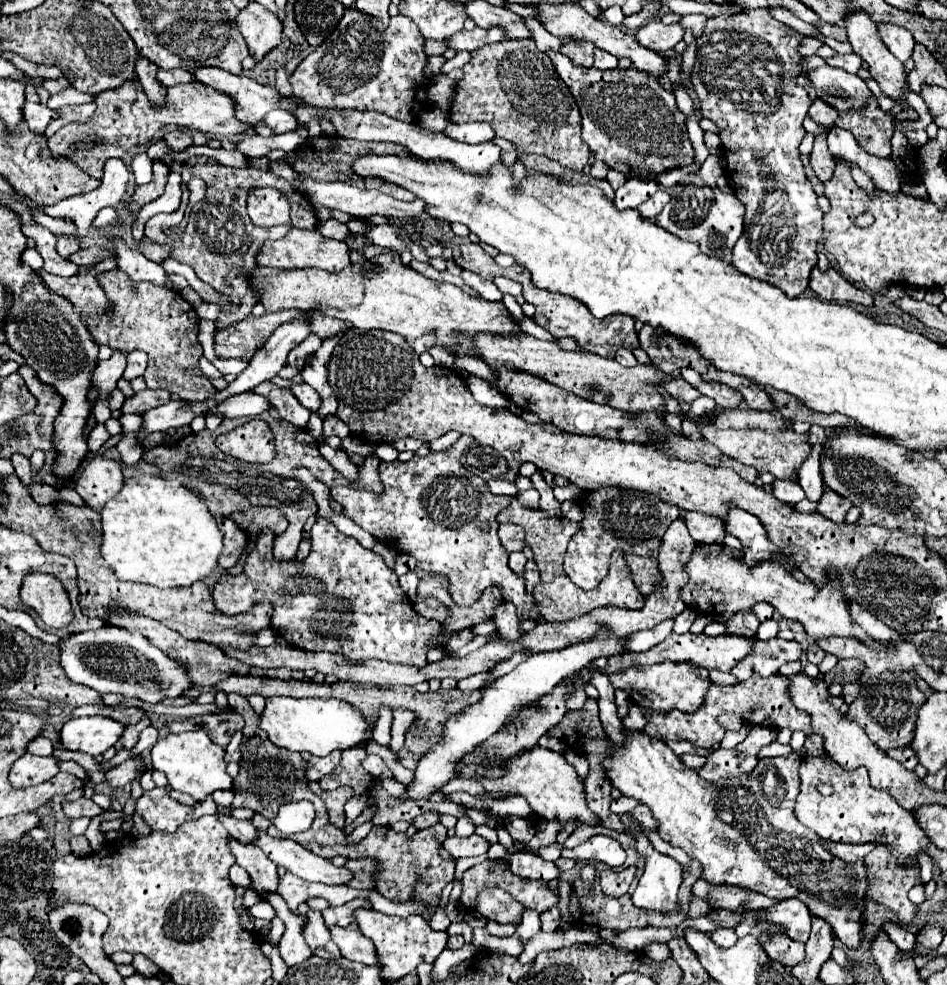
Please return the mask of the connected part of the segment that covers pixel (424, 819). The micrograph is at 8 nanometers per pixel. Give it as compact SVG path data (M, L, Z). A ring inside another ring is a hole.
M427 812L427 814L423 814L423 816L417 816L417 818L413 820L413 826L415 826L417 830L421 830L421 828L429 828L429 826L437 824L437 820L439 820L439 814L437 814L437 812Z

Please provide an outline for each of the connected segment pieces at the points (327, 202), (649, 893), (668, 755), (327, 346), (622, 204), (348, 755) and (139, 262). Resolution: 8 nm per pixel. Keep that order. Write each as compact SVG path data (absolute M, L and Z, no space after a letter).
M301 174L301 180L303 180L303 188L305 188L305 194L309 196L311 204L315 208L327 208L327 210L341 210L341 212L347 212L351 216L359 216L359 218L365 218L365 216L373 216L373 214L381 214L381 216L387 216L387 218L399 218L399 220L411 220L411 218L417 218L419 214L423 214L423 202L413 200L413 202L399 202L383 192L377 192L377 190L359 190L359 188L353 188L345 182L331 182L331 184L319 184L319 182L313 182L311 178L303 176Z
M621 814L621 820L623 820L627 832L635 836L635 846L637 846L637 850L643 854L643 858L647 862L645 872L643 872L643 876L641 876L641 880L639 880L635 892L633 892L633 904L639 906L639 908L649 908L649 910L659 910L659 912L673 912L673 910L677 910L677 892L679 892L679 886L681 886L681 866L679 866L679 862L675 862L669 856L659 854L651 846L651 842L647 840L645 834L631 832L629 826L635 824L631 814Z
M643 730L627 732L623 746L607 742L607 752L601 762L605 778L611 780L611 786L617 788L623 796L635 798L647 804L653 812L653 818L659 822L659 836L687 852L703 866L703 878L709 884L727 884L747 888L759 894L765 894L773 900L801 900L809 912L817 918L823 918L831 924L833 934L847 946L857 950L863 942L863 922L865 922L865 898L869 888L867 870L863 866L865 856L875 848L873 844L841 844L821 840L807 826L803 826L795 816L795 798L799 794L799 754L787 754L779 758L763 758L753 774L723 778L717 784L705 782L699 774L687 768L673 750L661 740L647 736Z
M337 334L337 336L333 336L333 338L323 340L323 346L315 352L315 356L309 360L309 364L301 370L301 378L303 378L311 388L315 388L315 390L321 394L323 404L321 404L321 408L317 410L317 414L321 416L321 420L327 418L329 414L335 414L335 408L337 408L337 400L333 398L333 390L331 390L331 386L329 386L329 382L327 382L327 364L329 364L329 360L331 360L331 352L333 352L333 348L335 348L335 344L337 344L339 338L341 338L341 336Z
M627 178L627 182L615 194L615 206L619 210L637 208L645 198L653 196L659 190L659 184L653 178Z
M351 748L345 750L341 754L341 762L339 766L327 774L325 778L319 780L323 790L331 790L331 788L339 788L339 786L351 786L357 794L363 794L371 788L373 778L371 774L361 766L361 760L365 758L365 750L361 748Z
M111 238L109 241L115 244L115 248L117 248L119 268L121 268L129 278L133 278L133 282L147 280L147 282L153 282L153 284L157 284L157 286L165 286L165 288L175 290L173 282L169 280L169 274L163 270L161 264L155 264L155 262L147 260L139 250L127 248L125 242L119 240L119 238Z

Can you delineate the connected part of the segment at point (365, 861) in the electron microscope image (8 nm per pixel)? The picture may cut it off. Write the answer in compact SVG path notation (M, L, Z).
M361 858L361 860L349 860L345 864L353 872L353 880L349 882L351 888L369 890L375 888L375 872L377 872L377 860L373 858Z

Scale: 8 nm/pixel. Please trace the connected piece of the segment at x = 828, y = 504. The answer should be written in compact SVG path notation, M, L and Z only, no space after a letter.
M825 490L817 504L817 512L835 524L843 524L843 518L849 508L851 508L851 502L839 494L833 494L831 490Z

